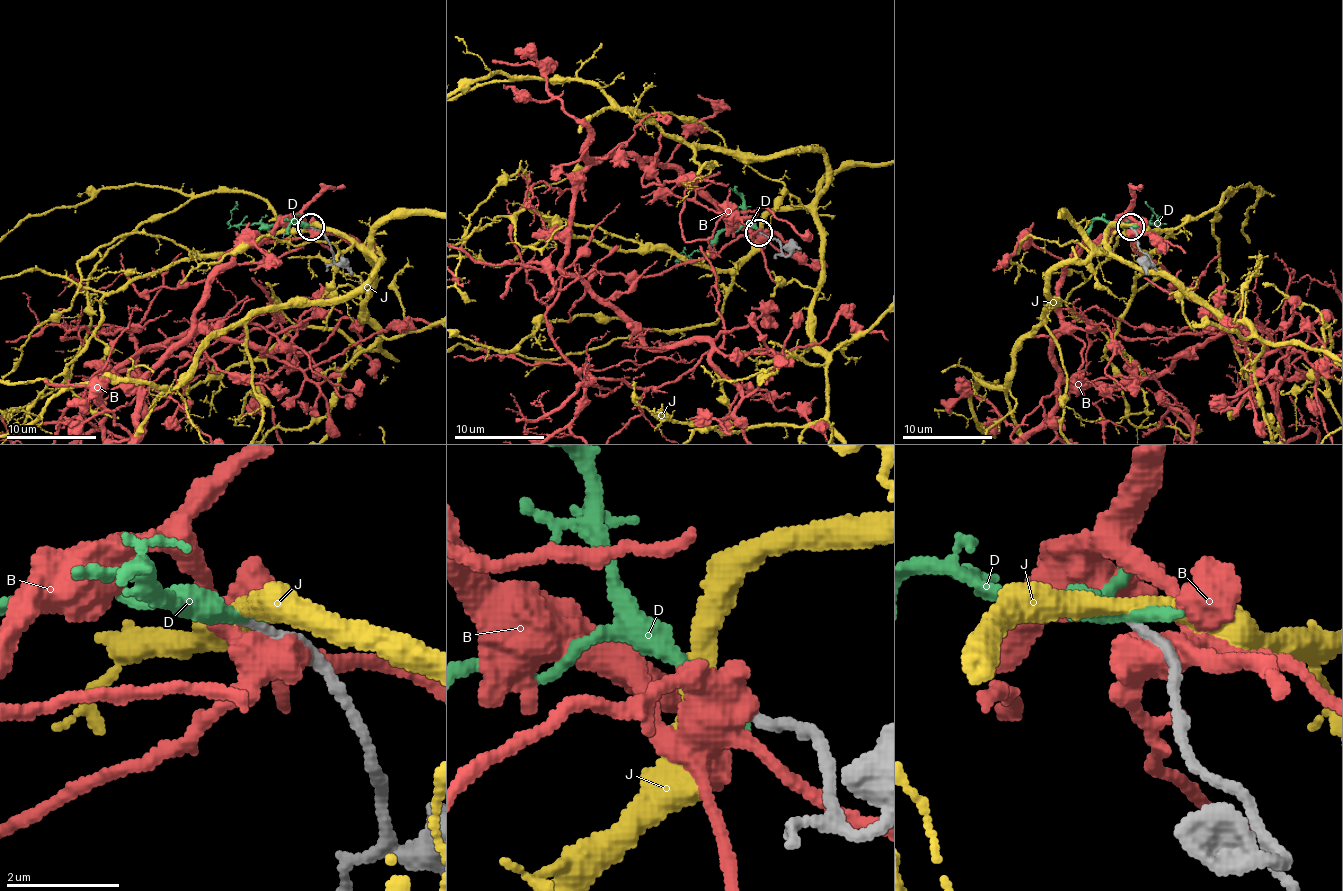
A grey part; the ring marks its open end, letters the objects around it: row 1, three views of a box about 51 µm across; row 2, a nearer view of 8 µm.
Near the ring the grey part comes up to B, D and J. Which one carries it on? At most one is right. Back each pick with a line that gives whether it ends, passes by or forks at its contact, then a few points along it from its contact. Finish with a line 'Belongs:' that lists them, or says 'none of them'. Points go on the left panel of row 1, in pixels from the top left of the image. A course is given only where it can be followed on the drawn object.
Belongs: none of them

